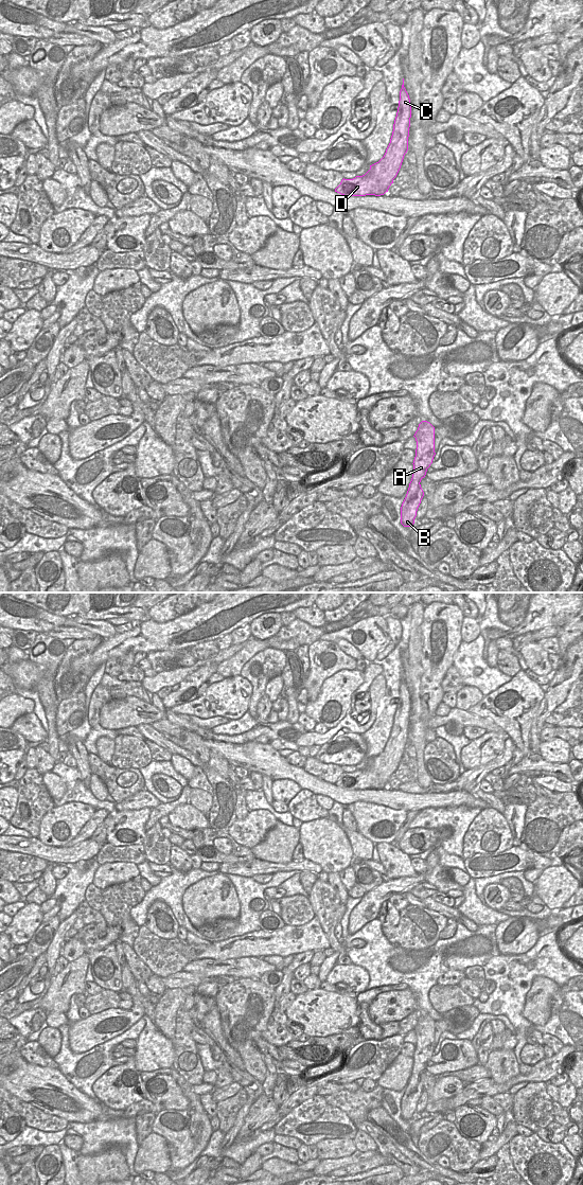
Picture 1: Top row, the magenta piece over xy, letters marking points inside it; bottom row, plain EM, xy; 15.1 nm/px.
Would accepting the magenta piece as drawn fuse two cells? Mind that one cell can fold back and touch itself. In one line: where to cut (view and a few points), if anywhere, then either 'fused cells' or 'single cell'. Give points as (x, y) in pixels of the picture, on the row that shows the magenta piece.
no cut | single cell

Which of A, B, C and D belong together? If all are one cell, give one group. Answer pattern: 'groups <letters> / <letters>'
groups A B C D

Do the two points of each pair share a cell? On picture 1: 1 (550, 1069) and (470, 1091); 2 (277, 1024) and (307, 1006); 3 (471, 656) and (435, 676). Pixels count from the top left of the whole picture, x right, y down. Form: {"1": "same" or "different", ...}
{"1": "same", "2": "different", "3": "different"}

